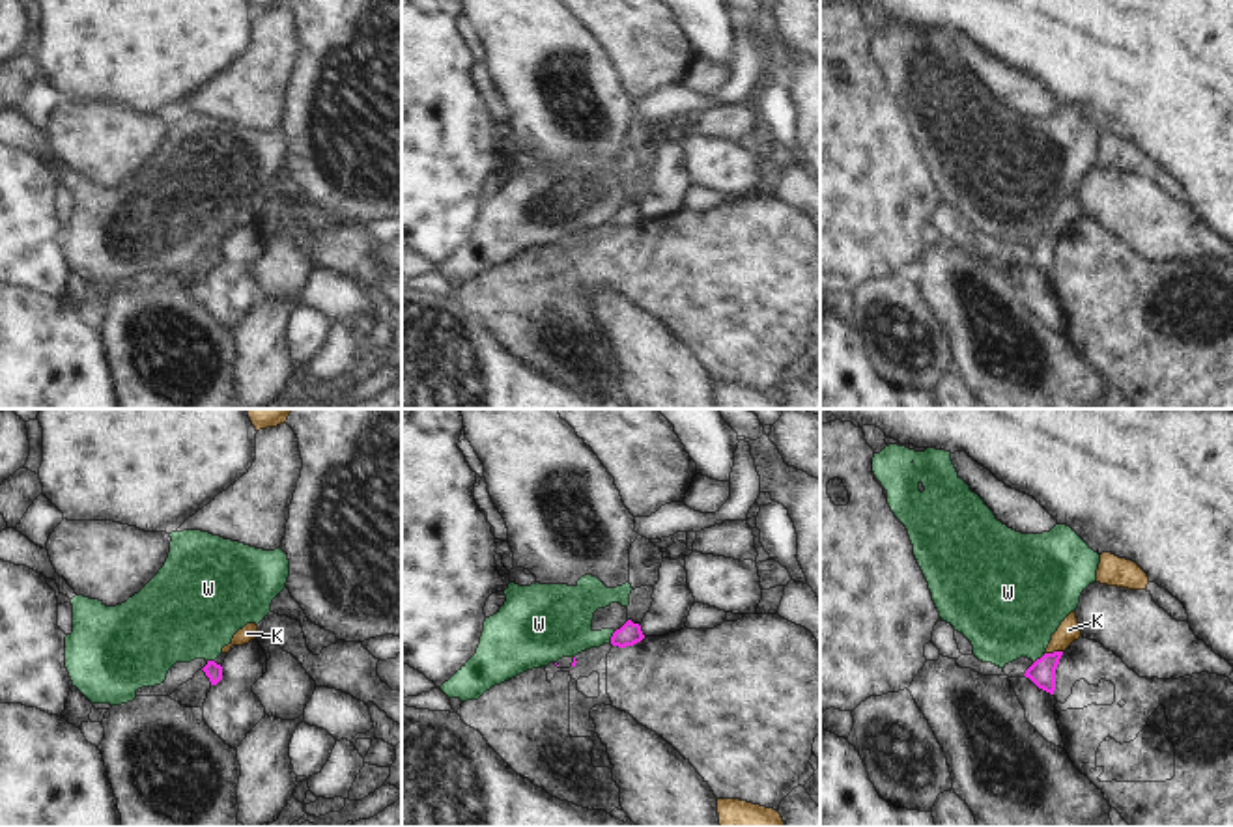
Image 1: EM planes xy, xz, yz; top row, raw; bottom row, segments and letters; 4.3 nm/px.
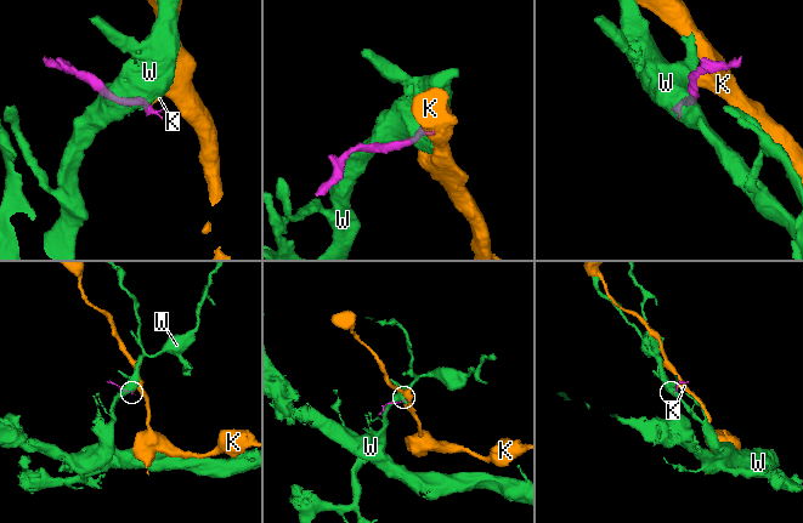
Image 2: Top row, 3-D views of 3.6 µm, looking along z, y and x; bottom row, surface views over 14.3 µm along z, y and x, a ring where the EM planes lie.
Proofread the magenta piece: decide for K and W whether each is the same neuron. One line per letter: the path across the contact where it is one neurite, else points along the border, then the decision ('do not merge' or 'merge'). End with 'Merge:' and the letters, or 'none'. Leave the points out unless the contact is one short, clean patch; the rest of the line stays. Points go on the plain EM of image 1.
K: border yz (1062, 232), (1045, 236); do not merge
W: do not merge
Merge: none

